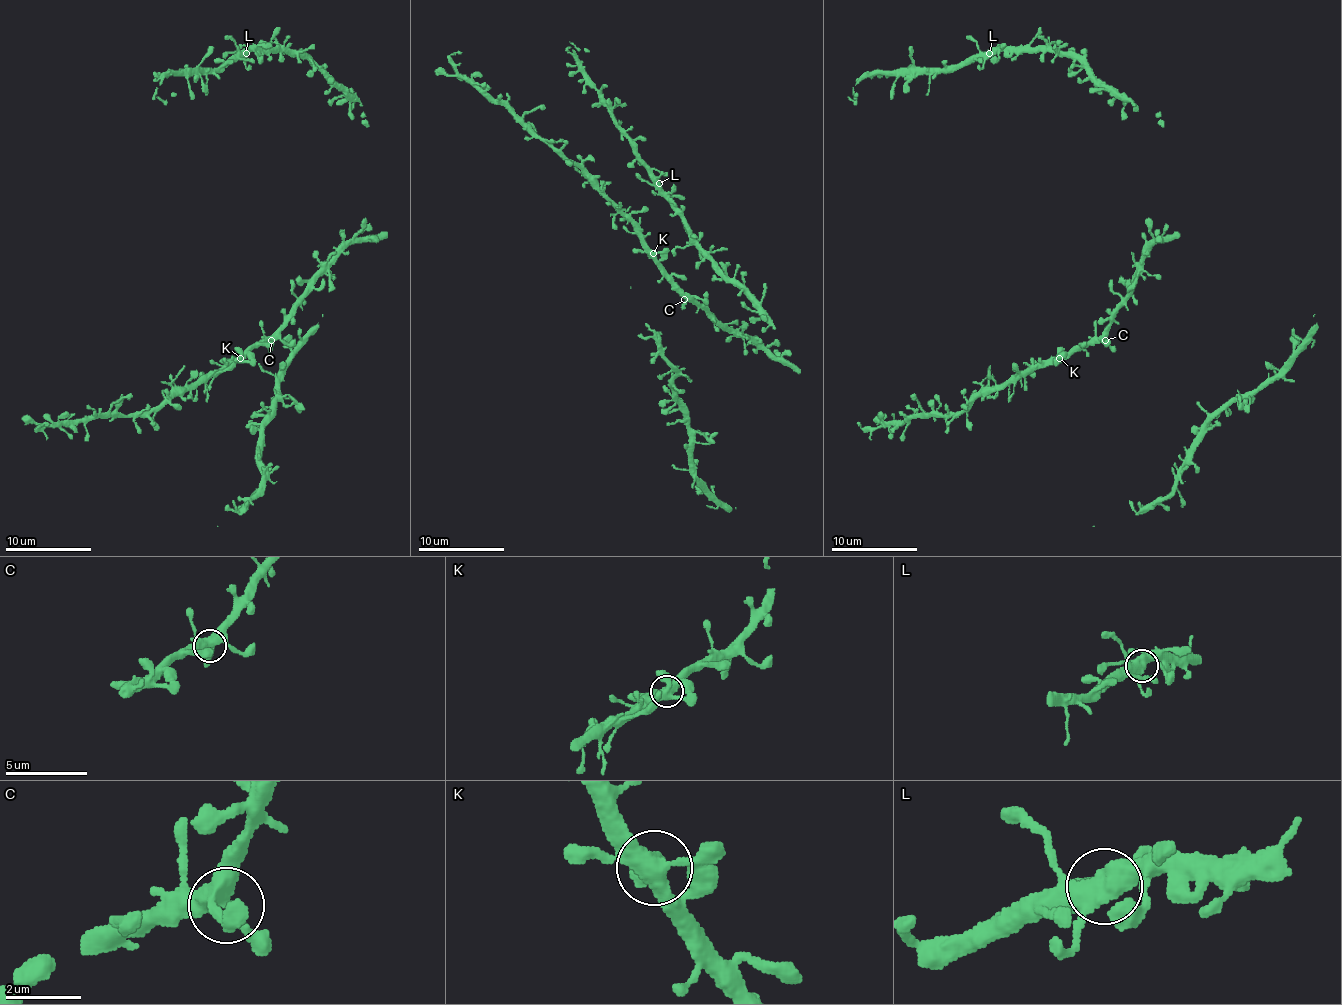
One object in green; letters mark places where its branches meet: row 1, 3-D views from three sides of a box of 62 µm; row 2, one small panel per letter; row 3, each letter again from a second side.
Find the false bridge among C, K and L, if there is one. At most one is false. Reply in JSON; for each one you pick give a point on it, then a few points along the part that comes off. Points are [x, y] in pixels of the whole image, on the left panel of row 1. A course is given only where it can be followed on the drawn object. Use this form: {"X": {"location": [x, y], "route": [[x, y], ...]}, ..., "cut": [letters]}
{"cut": []}

